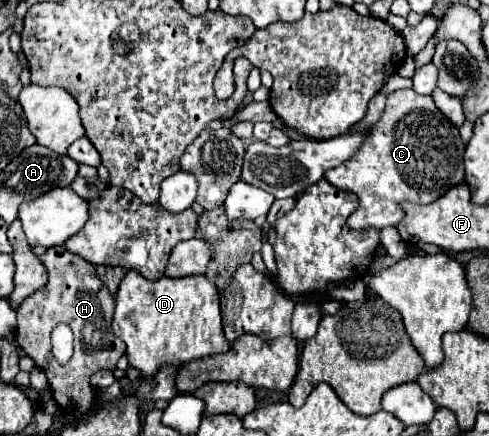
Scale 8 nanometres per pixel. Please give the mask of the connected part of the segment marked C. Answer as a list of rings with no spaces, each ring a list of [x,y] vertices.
[[[394,90],[386,98],[386,108],[380,116],[380,120],[370,128],[370,136],[366,136],[366,144],[354,154],[354,158],[346,160],[346,164],[340,164],[338,168],[326,170],[326,180],[334,184],[340,190],[350,190],[358,196],[360,204],[354,210],[354,214],[348,218],[350,228],[386,228],[396,226],[405,213],[400,208],[400,202],[434,202],[444,192],[460,182],[464,182],[464,168],[462,168],[462,156],[464,156],[464,142],[460,138],[460,132],[450,120],[436,108],[432,96],[420,96],[414,90]]]

